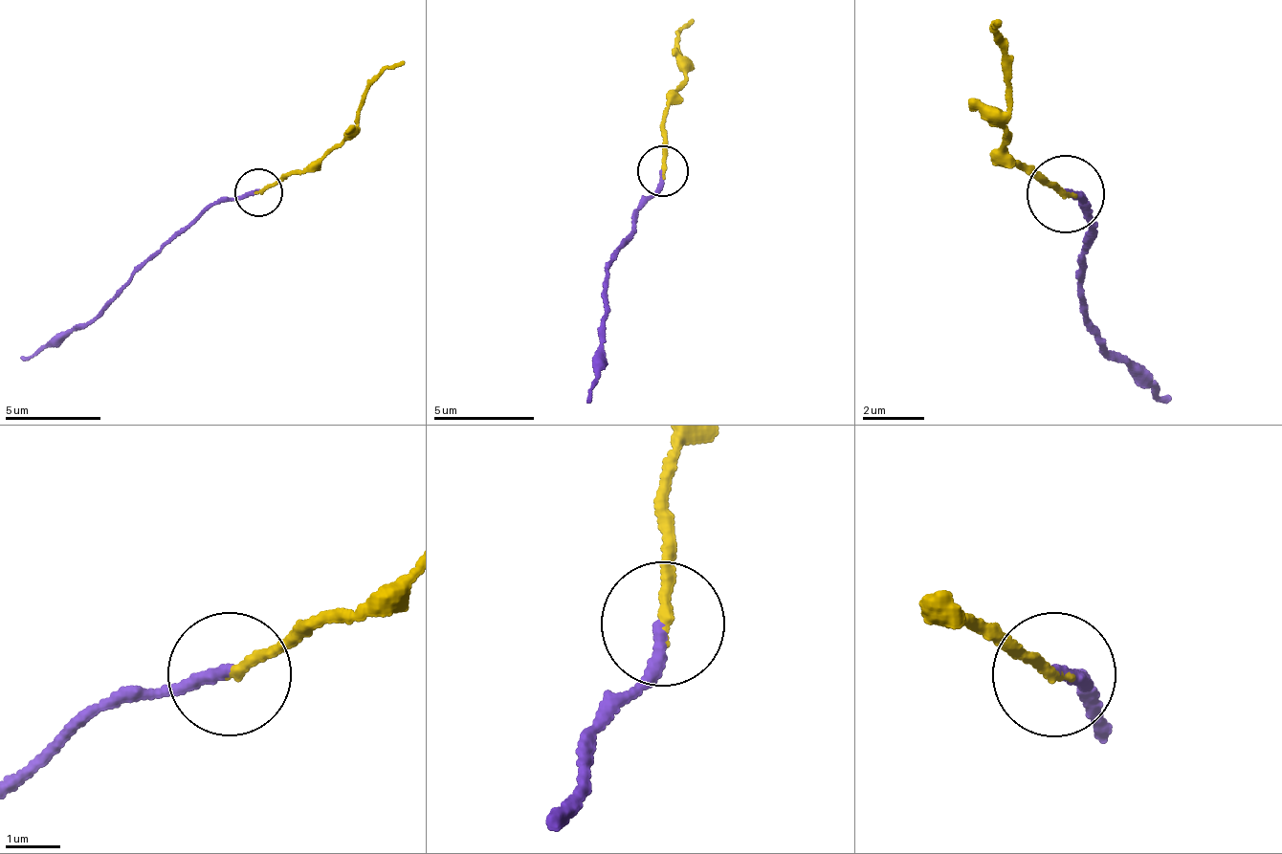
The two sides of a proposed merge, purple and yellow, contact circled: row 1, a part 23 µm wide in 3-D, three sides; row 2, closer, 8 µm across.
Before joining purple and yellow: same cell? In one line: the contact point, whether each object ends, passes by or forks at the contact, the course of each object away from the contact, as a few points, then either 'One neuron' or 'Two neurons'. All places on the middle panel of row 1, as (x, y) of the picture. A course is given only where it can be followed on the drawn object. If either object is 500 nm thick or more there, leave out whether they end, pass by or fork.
Place: (663, 170). At the ring purple ends. At the ring yellow ends. Course of purple: (663, 171), (641, 196), (630, 229), (607, 266), (608, 288), (586, 404). Course of yellow: (663, 171), (669, 102), (686, 73), (675, 49), (690, 21). One neuron

